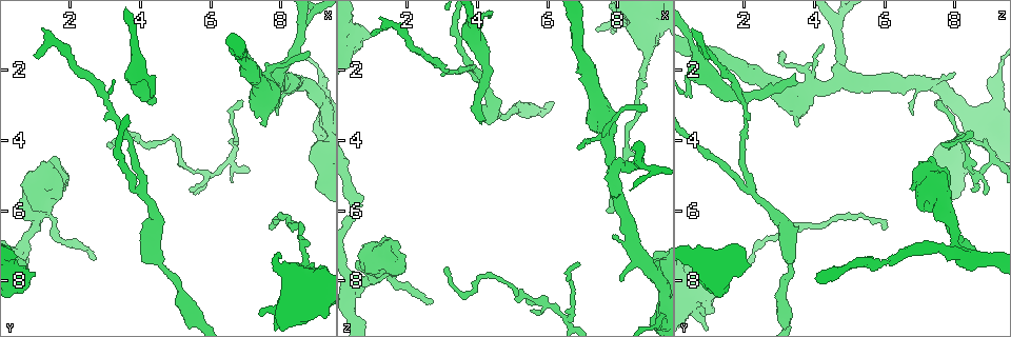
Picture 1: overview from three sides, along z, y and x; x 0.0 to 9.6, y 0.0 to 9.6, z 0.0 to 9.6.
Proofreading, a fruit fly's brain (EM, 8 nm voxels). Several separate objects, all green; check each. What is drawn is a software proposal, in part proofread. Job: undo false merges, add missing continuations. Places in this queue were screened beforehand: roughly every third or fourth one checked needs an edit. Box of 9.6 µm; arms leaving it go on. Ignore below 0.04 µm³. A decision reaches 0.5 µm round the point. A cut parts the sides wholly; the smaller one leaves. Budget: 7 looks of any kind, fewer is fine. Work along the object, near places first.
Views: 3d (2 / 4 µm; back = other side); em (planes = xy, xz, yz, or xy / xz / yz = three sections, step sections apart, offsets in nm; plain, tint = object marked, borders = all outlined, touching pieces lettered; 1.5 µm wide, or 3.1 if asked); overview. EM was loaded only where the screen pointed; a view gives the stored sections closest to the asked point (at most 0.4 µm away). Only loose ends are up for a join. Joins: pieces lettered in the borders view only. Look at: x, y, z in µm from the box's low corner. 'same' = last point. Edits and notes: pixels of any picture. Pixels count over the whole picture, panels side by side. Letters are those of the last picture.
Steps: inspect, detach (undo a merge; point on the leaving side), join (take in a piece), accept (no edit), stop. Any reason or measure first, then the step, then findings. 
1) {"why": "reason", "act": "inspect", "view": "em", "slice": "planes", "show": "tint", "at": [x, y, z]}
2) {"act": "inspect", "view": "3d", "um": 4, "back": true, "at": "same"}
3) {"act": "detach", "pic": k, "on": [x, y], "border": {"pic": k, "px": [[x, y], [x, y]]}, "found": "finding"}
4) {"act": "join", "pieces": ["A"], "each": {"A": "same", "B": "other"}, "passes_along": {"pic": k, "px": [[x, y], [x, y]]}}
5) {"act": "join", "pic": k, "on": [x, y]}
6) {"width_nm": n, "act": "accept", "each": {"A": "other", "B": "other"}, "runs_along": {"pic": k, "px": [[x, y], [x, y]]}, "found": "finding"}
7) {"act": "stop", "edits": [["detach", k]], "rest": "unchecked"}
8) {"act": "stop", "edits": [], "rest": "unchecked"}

{"why": "end of a long branch", "act": "inspect", "view": "em", "slice": "planes", "show": "borders", "at": [4.05, 2.05, 3.45]}

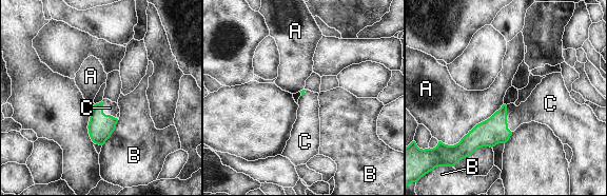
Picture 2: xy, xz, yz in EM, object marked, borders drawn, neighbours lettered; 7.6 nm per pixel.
{"act": "join", "pieces": ["C"], "each": {"A": "other", "B": "other", "C": "same"}, "passes_along": {"pic": 2, "px": [[493, 131], [506, 119], [536, 108]]}, "found": "the neuron continues"}

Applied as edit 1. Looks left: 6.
{"act": "inspect", "view": "em", "slice": "xy", "step": 4, "show": "borders", "at": [8.80, 1.50, 2.95]}

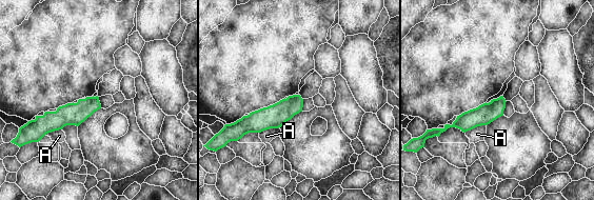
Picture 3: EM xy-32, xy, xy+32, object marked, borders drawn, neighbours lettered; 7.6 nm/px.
{"longest_contact_nm": ["A", 180], "act": "accept", "each": {"A": "other"}, "border": {"pic": 3, "px": [[486, 124], [464, 132]]}, "found": "no lettered piece goes on from it"}

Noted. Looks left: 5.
{"why": "branch stops here", "act": "inspect", "view": "3d", "um": 2, "at": [8.15, 2.05, 8.00]}

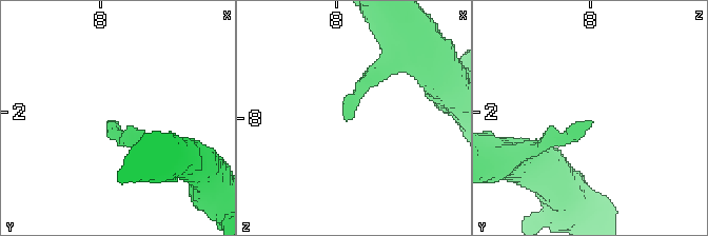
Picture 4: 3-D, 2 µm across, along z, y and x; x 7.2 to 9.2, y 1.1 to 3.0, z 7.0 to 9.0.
{"why": "now the EM", "act": "inspect", "view": "em", "slice": "planes", "show": "tint", "at": [8.12, 2.10, 8.00]}

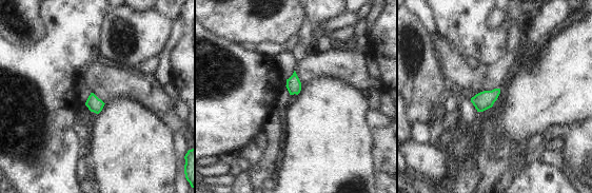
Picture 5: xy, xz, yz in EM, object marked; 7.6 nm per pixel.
{"act": "inspect", "view": "em", "slice": "planes", "show": "borders", "at": "same"}

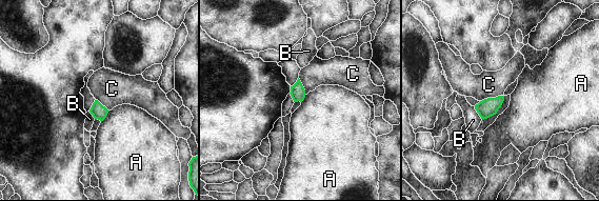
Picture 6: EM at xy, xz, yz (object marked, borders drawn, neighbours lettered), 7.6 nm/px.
{"act": "accept", "each": {"A": "other", "B": "other", "C": "other"}, "border": {"pic": 6, "px": [[110, 111], [101, 121]]}, "found": "none of them fits"}

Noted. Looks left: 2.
{"act": "stop", "edits": [["join", 2]], "rest": "unchecked"}

